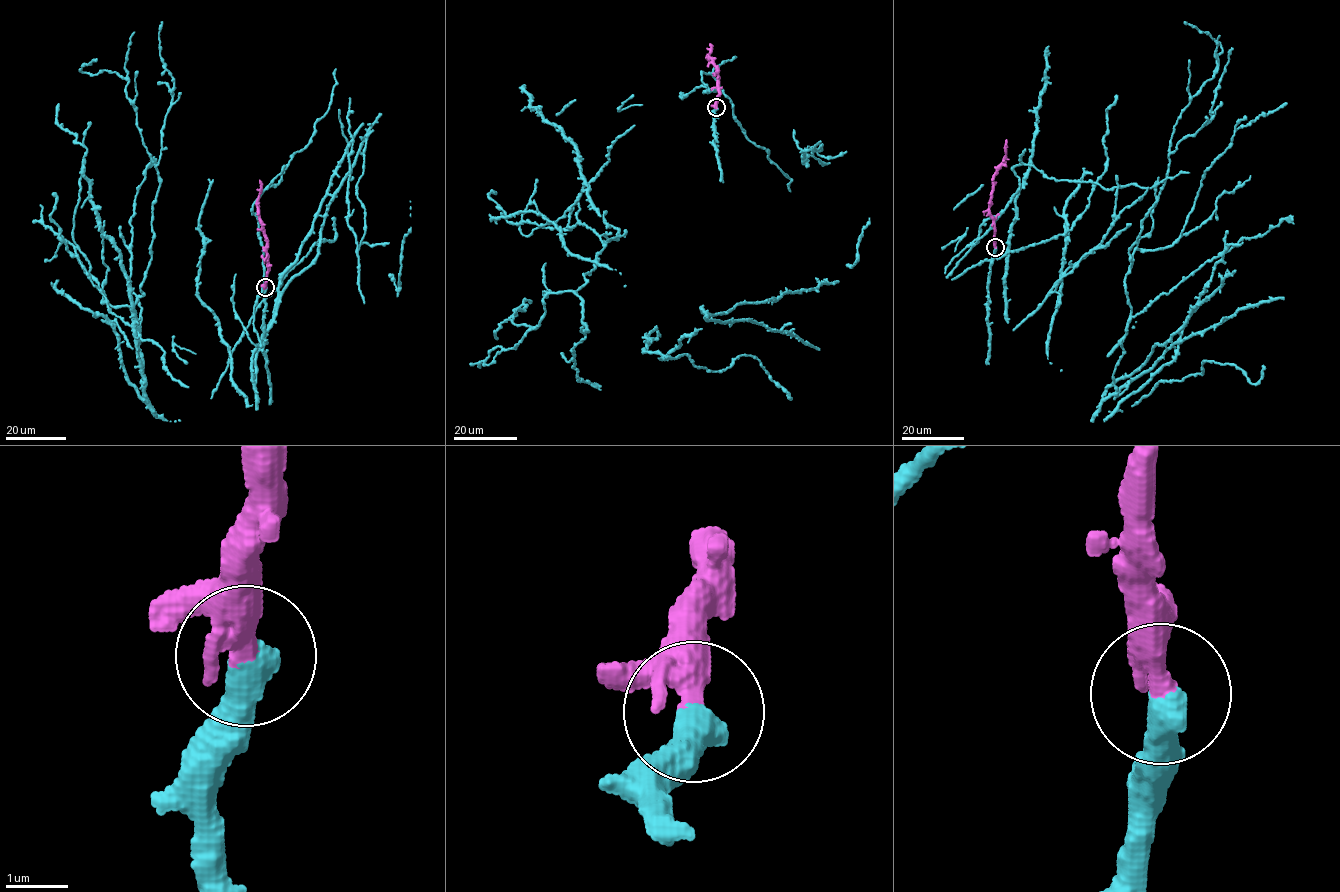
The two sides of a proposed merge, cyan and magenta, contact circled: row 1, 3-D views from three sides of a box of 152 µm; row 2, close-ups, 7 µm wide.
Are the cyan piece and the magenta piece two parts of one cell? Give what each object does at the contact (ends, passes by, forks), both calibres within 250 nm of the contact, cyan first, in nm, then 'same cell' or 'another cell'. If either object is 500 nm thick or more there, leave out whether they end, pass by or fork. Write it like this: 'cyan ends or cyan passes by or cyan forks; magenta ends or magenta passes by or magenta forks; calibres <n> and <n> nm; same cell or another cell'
cyan ends; magenta passes by; calibres 480 and 320 nm; same cell

